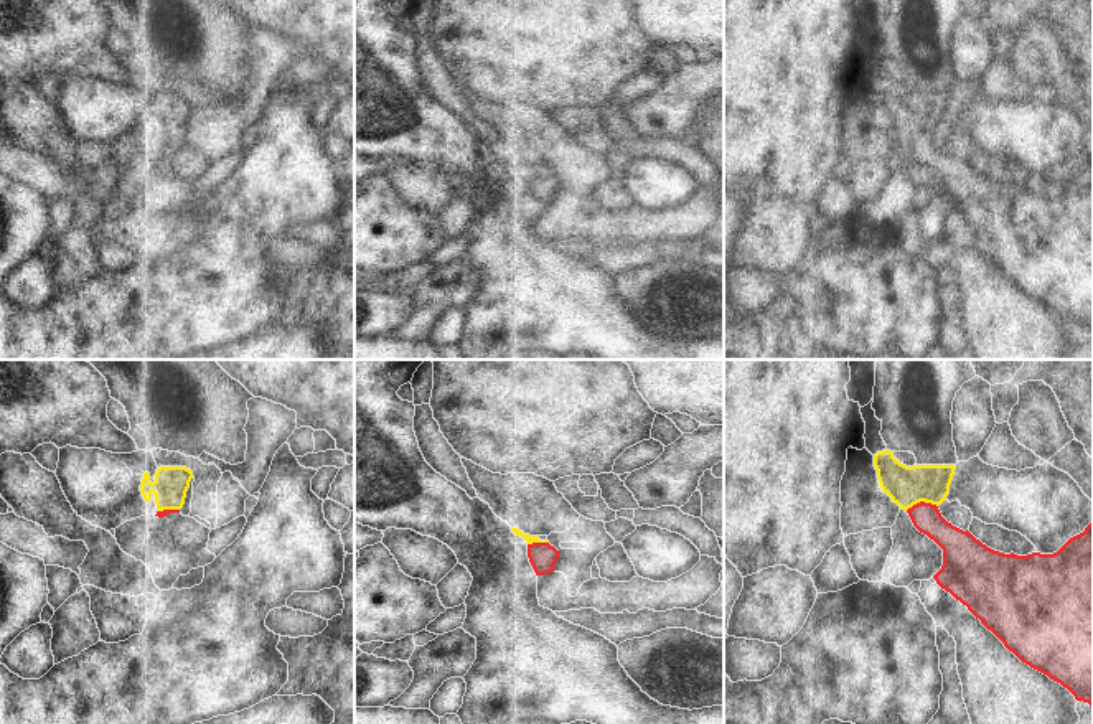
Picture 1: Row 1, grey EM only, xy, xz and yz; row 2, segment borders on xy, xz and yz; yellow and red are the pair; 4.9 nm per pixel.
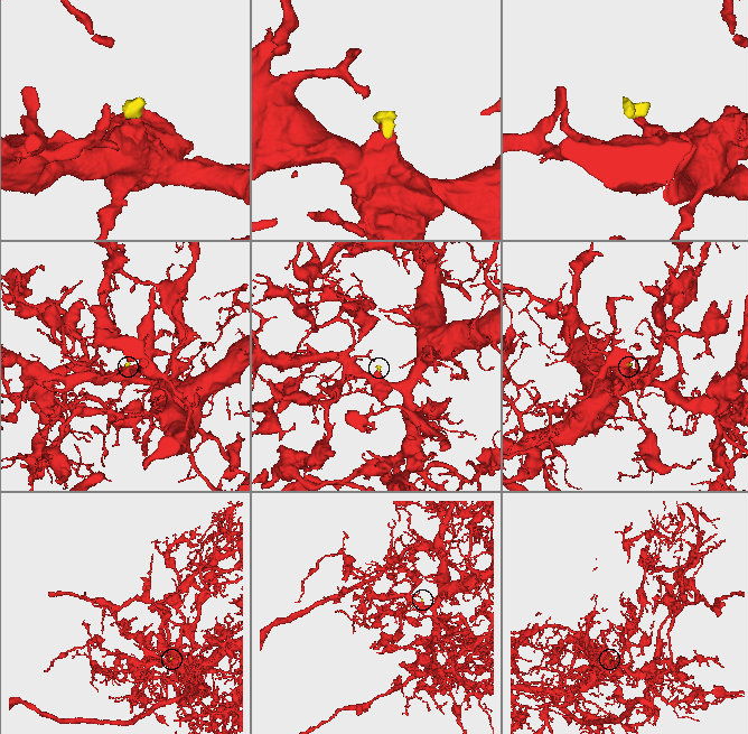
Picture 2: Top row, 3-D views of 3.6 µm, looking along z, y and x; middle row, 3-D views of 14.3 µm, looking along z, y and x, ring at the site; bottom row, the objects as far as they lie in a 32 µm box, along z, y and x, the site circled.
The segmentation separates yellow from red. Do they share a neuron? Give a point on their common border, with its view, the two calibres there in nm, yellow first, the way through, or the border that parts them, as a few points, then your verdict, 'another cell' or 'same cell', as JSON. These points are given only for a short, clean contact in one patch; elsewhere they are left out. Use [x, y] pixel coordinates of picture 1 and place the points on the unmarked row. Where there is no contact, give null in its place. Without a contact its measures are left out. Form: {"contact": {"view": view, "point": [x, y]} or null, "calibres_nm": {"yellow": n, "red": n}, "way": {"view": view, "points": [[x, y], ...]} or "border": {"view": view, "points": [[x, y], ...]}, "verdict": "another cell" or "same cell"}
{"contact": {"view": "yz", "point": [920, 131]}, "calibres_nm": {"yellow": 190, "red": 140}, "way": {"view": "yz", "points": [[905, 116], [920, 131], [925, 147]]}, "verdict": "same cell"}

